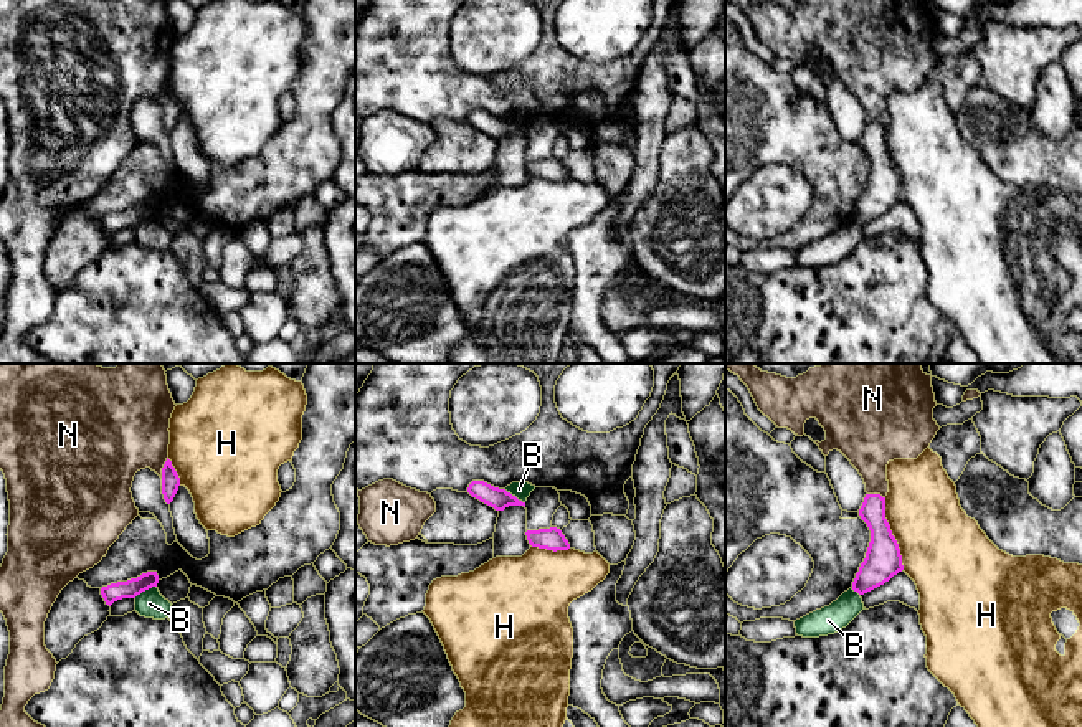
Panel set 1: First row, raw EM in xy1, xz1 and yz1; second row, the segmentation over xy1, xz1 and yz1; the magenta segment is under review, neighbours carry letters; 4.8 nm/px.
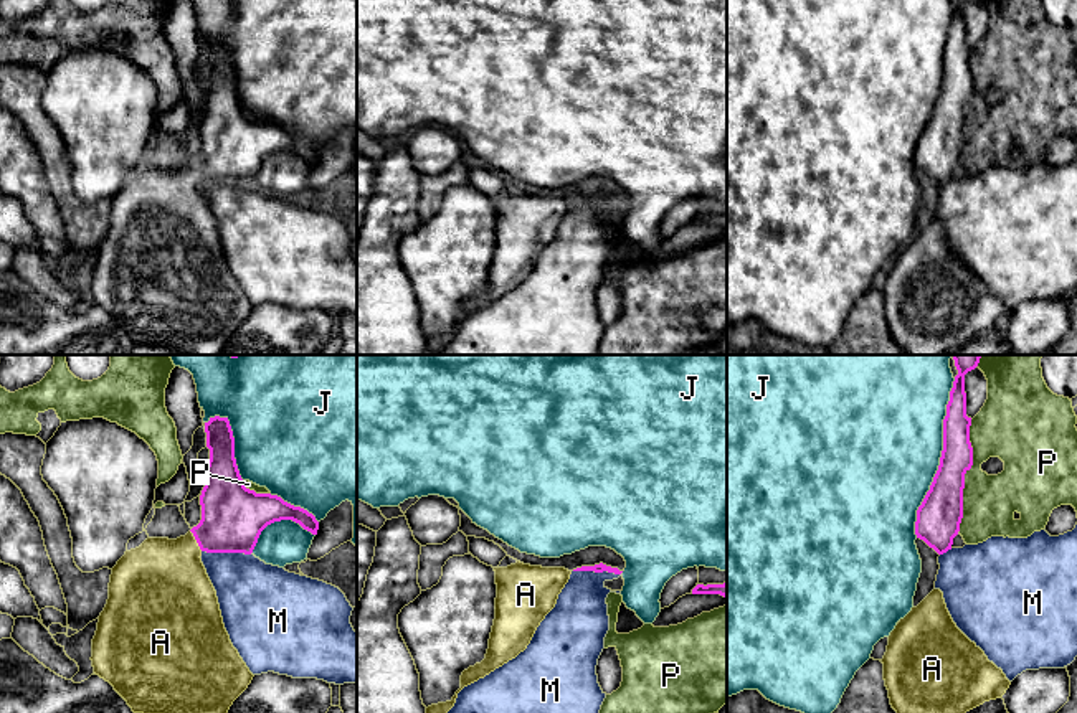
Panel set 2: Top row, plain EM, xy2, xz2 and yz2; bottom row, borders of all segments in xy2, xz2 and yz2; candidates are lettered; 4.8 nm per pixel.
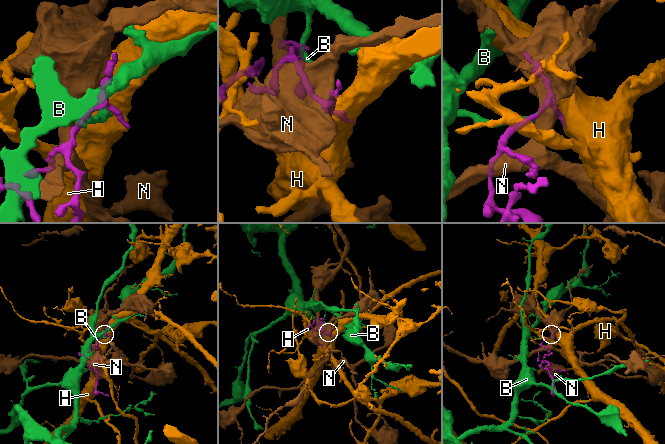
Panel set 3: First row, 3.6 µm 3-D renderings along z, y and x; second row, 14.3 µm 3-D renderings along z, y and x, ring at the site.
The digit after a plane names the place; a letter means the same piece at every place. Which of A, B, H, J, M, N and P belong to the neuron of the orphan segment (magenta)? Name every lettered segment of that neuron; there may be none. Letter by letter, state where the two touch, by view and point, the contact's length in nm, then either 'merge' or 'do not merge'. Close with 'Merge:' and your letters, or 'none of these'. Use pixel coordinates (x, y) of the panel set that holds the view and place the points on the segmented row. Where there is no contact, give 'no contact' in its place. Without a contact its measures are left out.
A: contact xy2 (195, 538); length 120 nm; merge
B: contact xy1 (144, 590); length 130 nm; do not merge
H: contact yz1 (891, 534); length 360 nm; do not merge
J: contact yz2 (940, 458); length 800 nm; do not merge
M: contact xy2 (227, 552); length 240 nm; do not merge
N: contact xy1 (164, 466); length 110 nm; do not merge
P: contact yz2 (963, 476); length 550 nm; do not merge
Merge: A

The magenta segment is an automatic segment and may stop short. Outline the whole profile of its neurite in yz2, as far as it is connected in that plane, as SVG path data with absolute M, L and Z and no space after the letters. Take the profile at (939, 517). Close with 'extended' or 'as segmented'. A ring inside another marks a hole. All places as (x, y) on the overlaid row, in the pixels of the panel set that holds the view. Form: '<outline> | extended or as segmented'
M951 355L958 375L955 376L953 388L950 391L950 401L947 404L947 416L943 419L943 451L940 457L938 470L933 477L930 490L927 492L922 505L917 510L915 535L923 540L938 555L951 550L953 538L960 531L963 518L963 489L965 474L973 465L973 447L970 442L971 418L966 416L966 393L965 375L975 370L981 355Z | as segmented

